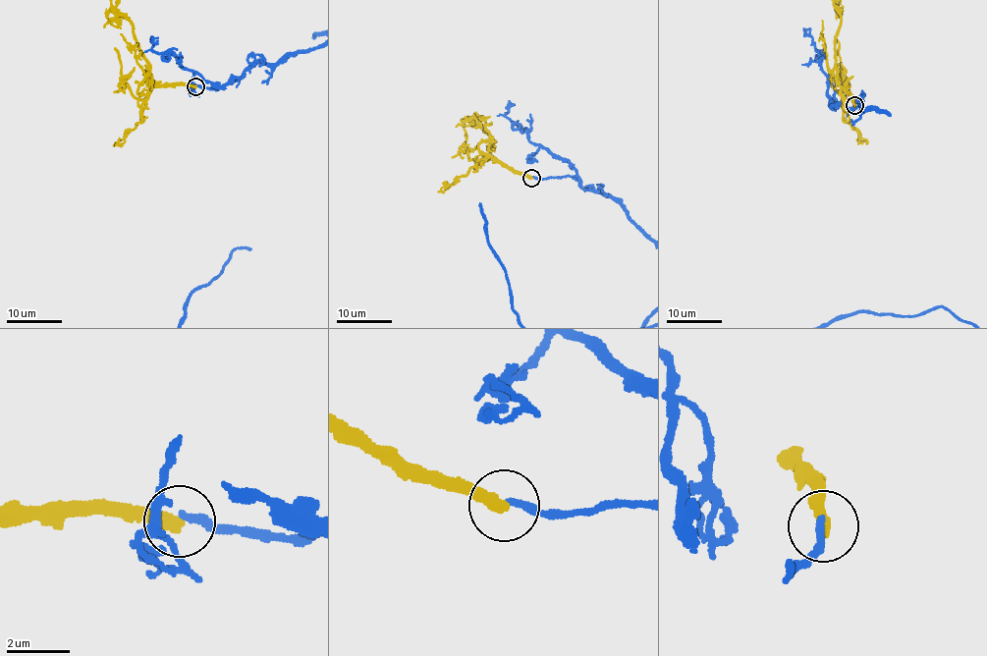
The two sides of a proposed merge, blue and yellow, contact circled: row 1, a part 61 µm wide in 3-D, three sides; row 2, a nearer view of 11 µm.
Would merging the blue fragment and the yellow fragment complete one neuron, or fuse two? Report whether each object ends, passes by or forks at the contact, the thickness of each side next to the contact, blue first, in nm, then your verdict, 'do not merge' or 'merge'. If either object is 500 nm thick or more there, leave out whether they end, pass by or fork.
blue ends | yellow ends | 240/400 nm | do not merge

